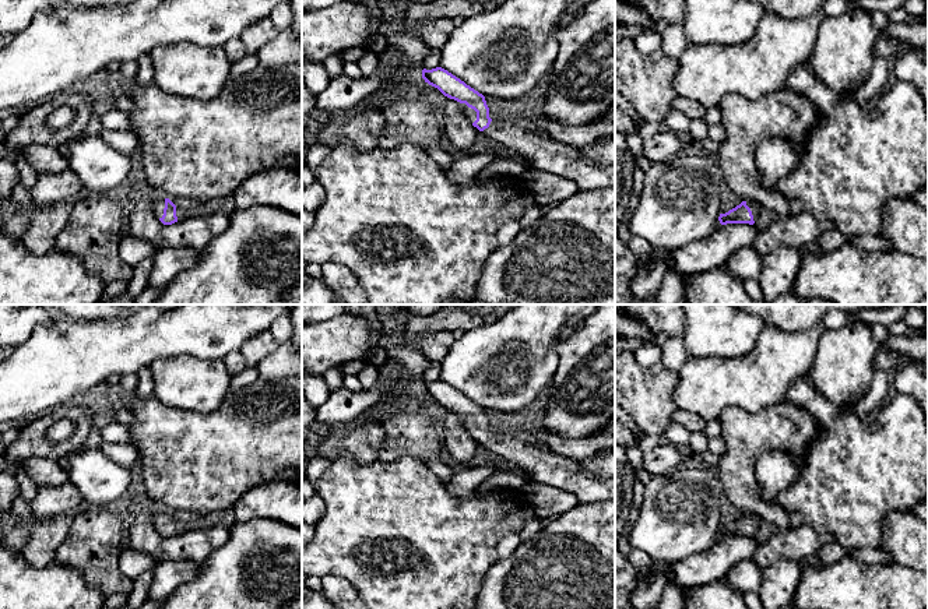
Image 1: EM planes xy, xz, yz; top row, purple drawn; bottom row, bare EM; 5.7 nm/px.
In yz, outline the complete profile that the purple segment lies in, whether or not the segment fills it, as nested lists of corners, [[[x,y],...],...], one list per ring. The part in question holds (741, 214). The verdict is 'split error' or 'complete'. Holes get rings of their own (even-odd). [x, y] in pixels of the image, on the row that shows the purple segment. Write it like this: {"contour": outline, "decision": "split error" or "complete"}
{"contour": [[[742,201],[735,208],[725,214],[720,214],[718,221],[721,225],[727,223],[749,223],[753,225],[759,217],[760,205],[753,201]]], "decision": "split error"}

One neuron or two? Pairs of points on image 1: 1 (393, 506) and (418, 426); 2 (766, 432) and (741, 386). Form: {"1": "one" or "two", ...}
{"1": "two", "2": "two"}

